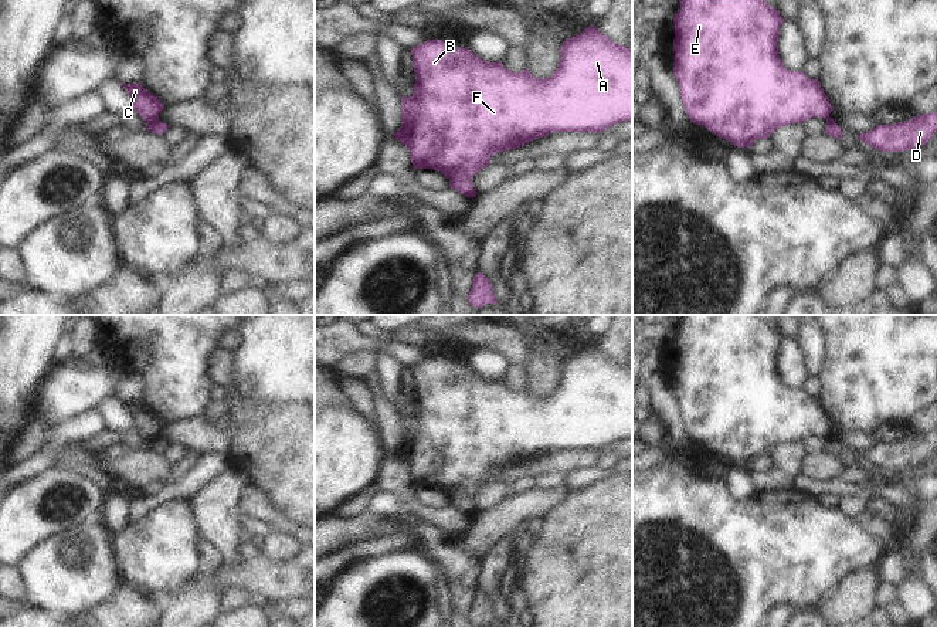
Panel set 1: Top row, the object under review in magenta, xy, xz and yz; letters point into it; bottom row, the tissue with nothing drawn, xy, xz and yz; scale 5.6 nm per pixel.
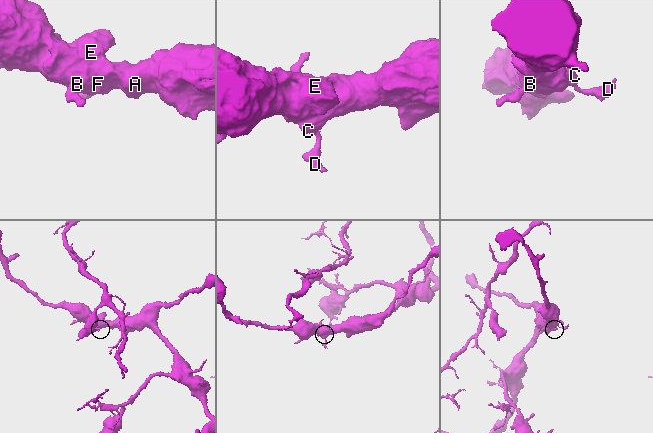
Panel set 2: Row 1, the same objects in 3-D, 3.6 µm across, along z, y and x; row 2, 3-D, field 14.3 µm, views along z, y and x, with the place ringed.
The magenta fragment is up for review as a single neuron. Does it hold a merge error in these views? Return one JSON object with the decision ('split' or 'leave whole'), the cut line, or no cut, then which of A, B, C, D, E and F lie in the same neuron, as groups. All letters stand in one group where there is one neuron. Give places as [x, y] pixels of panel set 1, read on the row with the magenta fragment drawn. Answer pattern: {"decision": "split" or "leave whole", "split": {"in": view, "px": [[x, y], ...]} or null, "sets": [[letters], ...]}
{"decision": "split", "split": {"in": "xy", "px": [[158, 115], [148, 125]]}, "sets": [["A", "B", "C", "E", "F"], ["D"]]}

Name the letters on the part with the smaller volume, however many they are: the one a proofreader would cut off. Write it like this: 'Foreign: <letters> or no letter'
Foreign: D

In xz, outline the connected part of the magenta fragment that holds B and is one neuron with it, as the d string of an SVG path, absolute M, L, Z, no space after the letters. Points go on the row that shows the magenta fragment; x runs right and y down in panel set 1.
M594 26L560 48L560 62L550 78L534 78L529 68L520 72L506 70L500 62L476 57L469 48L447 40L427 40L411 51L415 74L414 94L401 98L403 121L394 138L410 150L414 169L432 169L449 179L449 187L471 197L475 192L471 179L490 163L490 156L530 143L553 132L602 132L607 128L632 121L632 51L614 44Z

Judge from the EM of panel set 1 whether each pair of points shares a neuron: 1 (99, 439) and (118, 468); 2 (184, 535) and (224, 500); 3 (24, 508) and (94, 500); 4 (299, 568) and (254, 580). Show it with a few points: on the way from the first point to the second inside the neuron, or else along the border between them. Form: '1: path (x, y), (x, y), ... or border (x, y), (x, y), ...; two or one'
1: border (80, 444), (88, 451), (101, 454); two
2: border (187, 502), (200, 535); two
3: path (41, 518), (61, 524), (77, 515); one
4: path (288, 579), (265, 580); one

